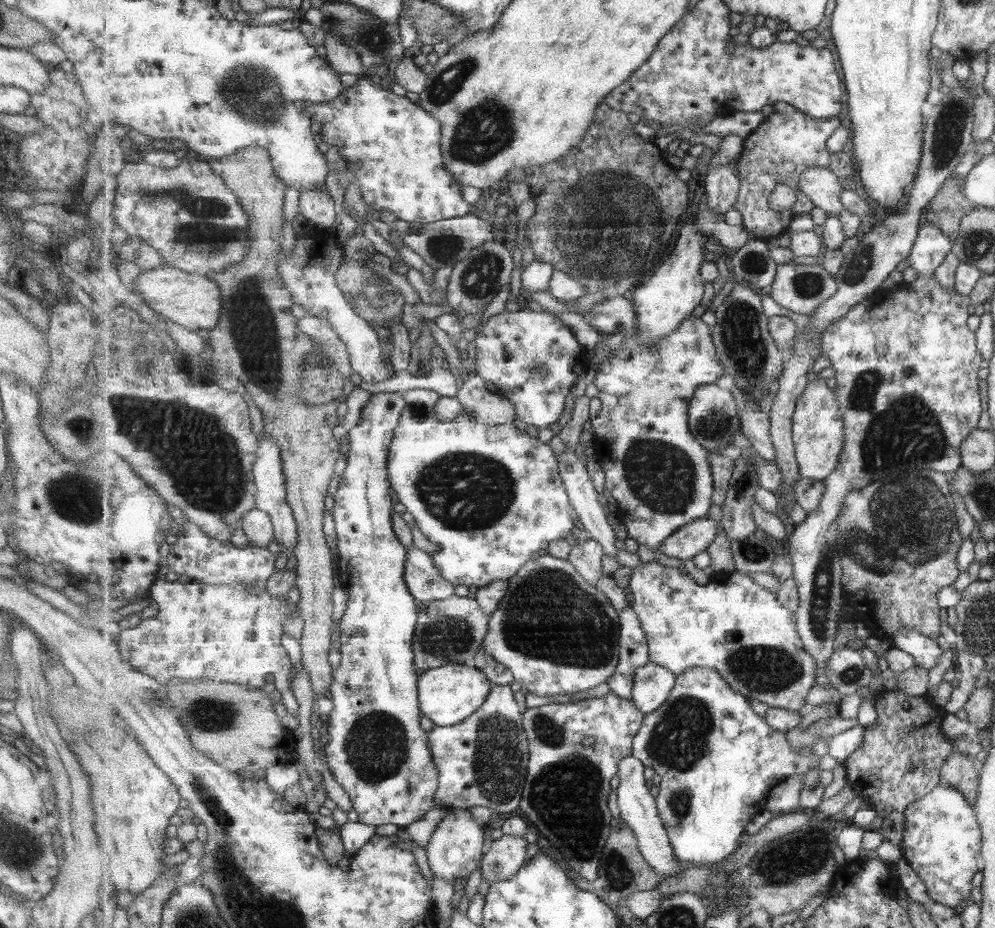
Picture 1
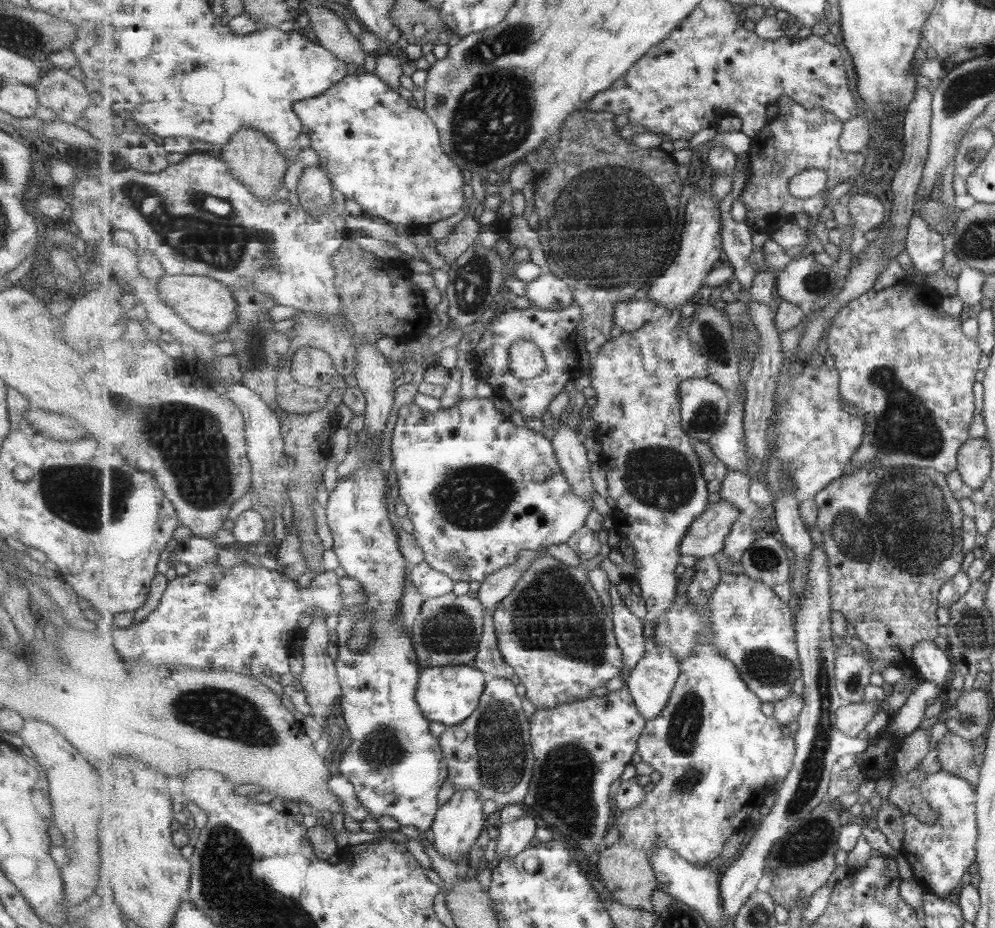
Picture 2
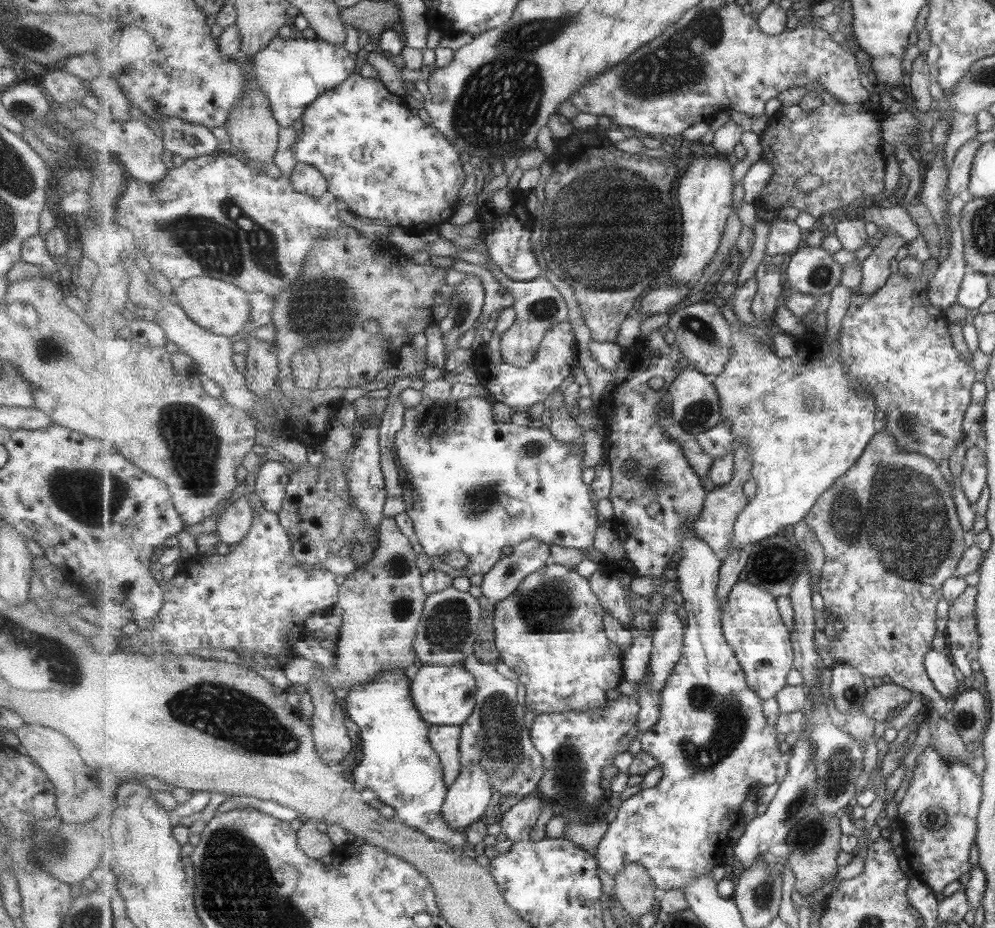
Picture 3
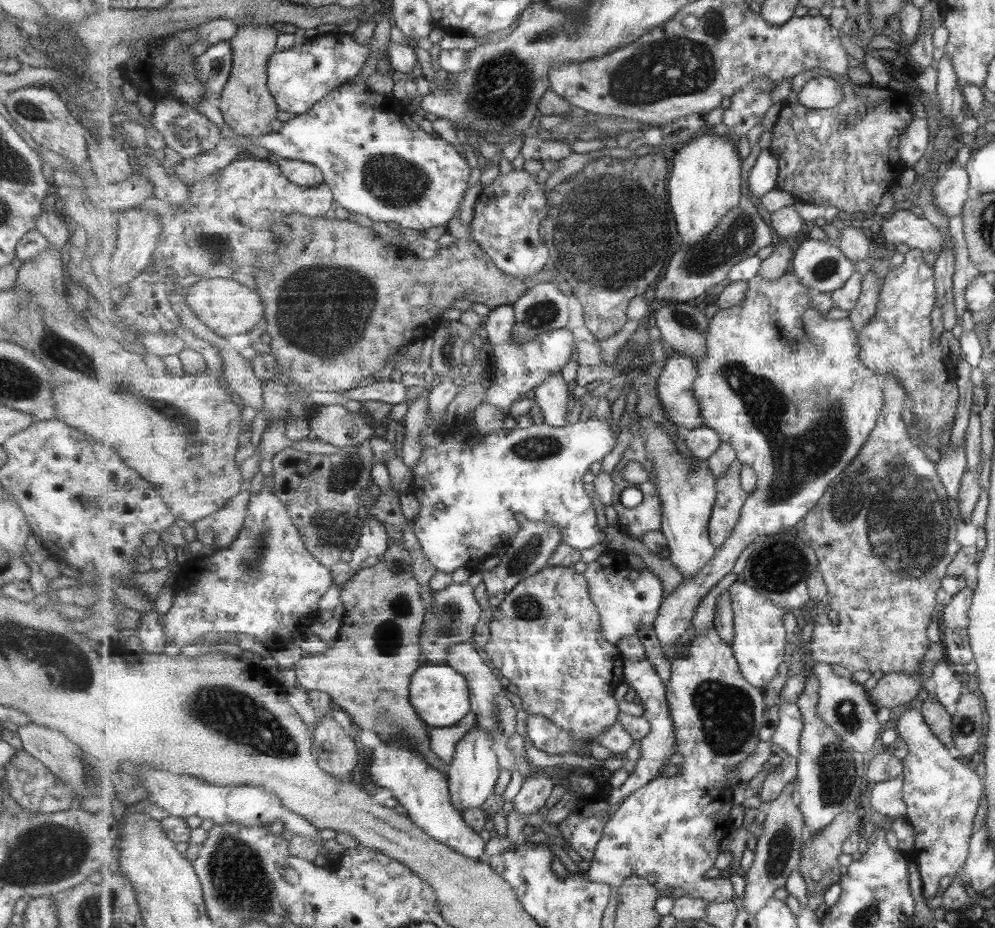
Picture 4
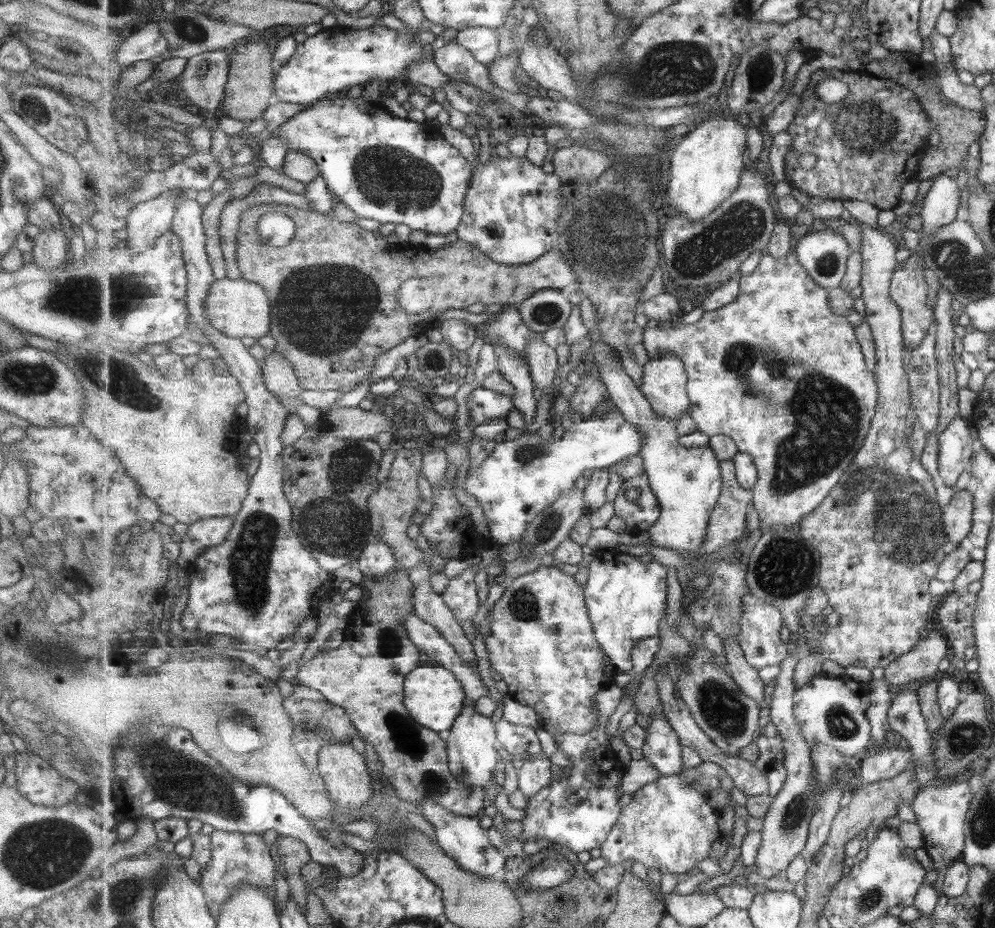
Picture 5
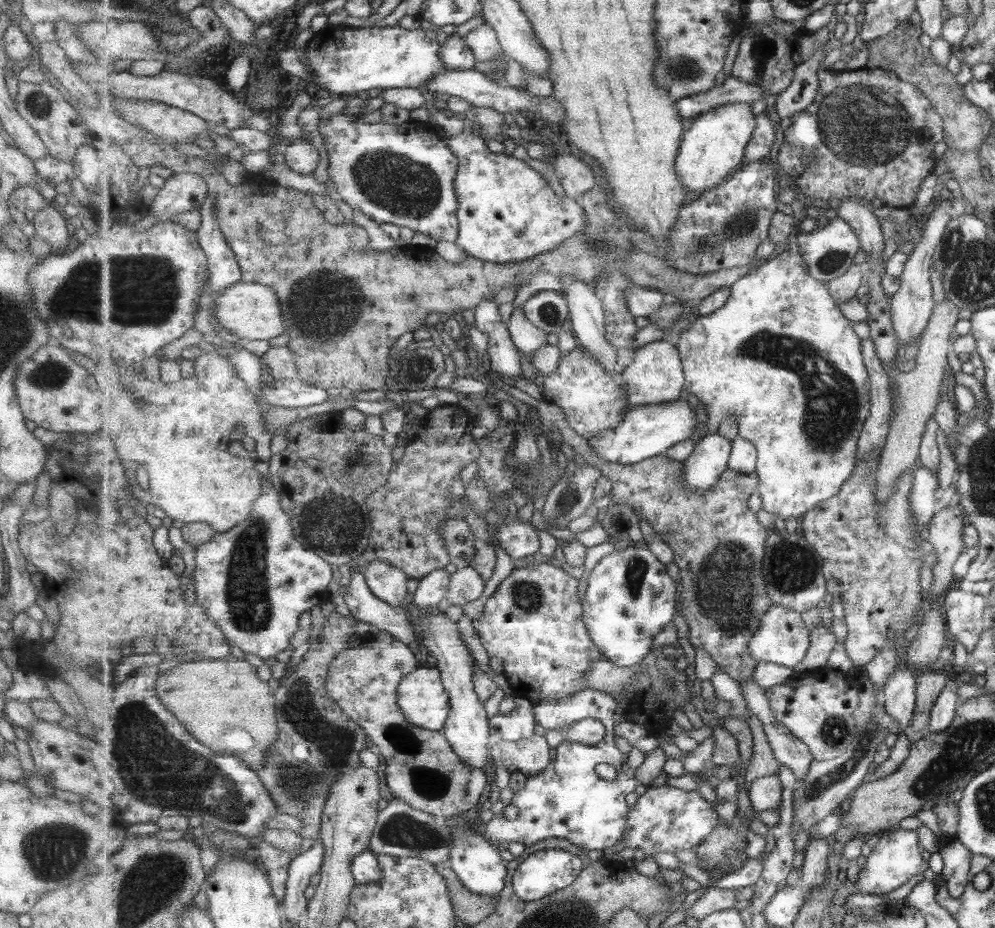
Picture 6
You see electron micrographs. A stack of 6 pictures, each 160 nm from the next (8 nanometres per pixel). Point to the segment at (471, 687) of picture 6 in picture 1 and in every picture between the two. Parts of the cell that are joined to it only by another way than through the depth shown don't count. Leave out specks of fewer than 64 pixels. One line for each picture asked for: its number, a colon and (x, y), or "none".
1: (457, 849)
2: (458, 824)
3: (468, 801)
4: (473, 775)
5: (472, 749)

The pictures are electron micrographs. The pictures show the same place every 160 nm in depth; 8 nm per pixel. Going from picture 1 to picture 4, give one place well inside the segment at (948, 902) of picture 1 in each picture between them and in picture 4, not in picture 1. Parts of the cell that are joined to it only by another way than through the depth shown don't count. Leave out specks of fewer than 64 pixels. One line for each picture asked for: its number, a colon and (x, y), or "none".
2: (940, 854)
3: (936, 857)
4: (941, 795)

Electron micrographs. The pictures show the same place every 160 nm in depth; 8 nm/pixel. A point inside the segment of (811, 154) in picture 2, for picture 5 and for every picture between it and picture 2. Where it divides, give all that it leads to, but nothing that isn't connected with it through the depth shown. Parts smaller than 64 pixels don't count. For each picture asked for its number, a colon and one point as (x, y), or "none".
3: (842, 144)
4: (848, 156)
5: (882, 129)

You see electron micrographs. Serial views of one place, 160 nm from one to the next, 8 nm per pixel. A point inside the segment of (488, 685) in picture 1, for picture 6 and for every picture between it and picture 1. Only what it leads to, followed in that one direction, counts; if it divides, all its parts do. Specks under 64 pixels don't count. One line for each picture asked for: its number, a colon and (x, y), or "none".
2: (452, 702)
3: (445, 696)
4: (440, 694)
5: (435, 697)
6: (423, 698)

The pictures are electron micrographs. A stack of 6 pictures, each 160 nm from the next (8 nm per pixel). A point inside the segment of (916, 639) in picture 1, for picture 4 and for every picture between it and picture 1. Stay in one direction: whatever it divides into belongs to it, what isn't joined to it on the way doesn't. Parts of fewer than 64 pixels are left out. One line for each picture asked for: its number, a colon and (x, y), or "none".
2: (933, 665)
3: (937, 665)
4: (946, 691)

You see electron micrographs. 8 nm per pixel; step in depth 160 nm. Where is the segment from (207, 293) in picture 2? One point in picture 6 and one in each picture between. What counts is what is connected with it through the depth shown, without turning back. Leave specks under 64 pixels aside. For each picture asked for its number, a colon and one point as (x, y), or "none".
3: (222, 307)
4: (228, 307)
5: (238, 308)
6: (252, 311)

